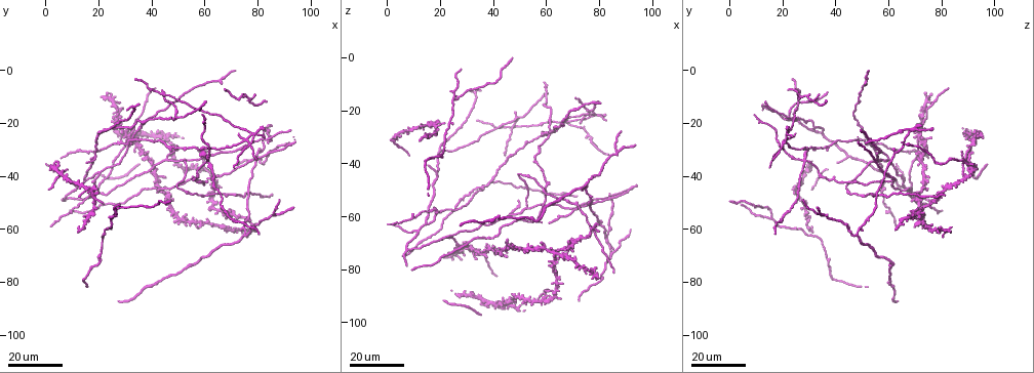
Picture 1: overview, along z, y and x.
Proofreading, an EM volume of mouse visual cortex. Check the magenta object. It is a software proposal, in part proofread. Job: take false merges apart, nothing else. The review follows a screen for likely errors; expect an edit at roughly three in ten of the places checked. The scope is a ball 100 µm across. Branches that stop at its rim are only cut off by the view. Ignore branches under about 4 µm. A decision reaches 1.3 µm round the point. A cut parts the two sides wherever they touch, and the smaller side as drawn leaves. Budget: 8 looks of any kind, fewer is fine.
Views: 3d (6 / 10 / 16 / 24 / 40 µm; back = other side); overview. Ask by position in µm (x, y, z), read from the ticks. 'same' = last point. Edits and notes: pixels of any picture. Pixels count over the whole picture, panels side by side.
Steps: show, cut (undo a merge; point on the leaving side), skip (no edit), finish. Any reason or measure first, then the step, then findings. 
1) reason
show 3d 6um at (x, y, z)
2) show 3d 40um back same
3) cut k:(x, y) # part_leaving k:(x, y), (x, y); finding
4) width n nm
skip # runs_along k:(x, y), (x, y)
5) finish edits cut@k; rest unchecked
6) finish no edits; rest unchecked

three arms meet
show 3d 24um at (82, 23, 69)

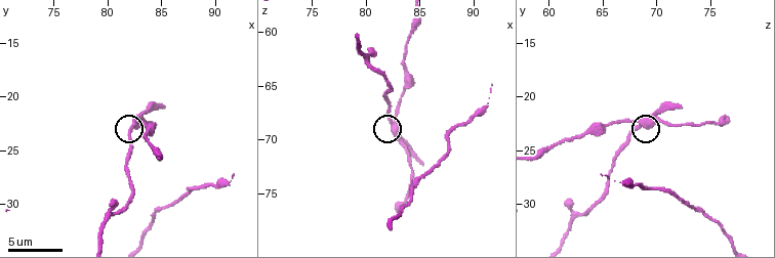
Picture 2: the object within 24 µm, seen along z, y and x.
show 3d 6um at (82.6, 22.4, 68.8)

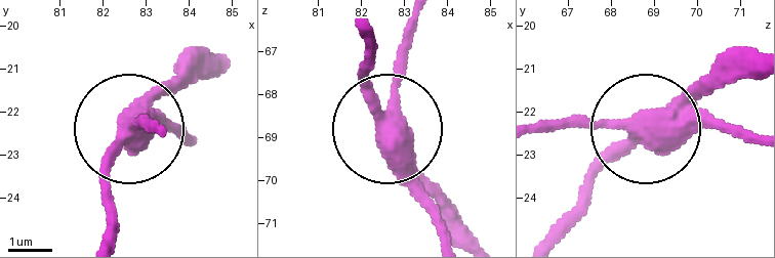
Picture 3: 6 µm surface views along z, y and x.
show 3d 6um back at (82.50, 22.55, 68.80)

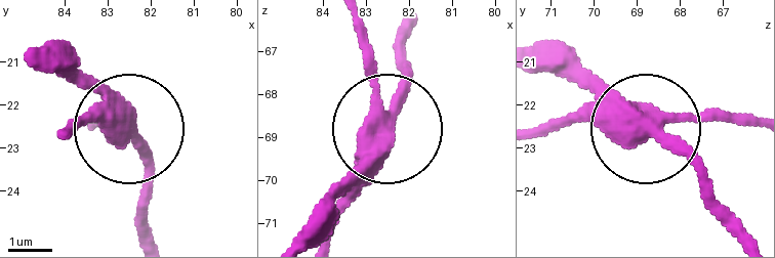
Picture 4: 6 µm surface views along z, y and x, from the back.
side_arm 9 um
cut 4:(90, 120) # part_leaving 4:(373, 144), (362, 27); a second cell is stuck on

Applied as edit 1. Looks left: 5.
show overview

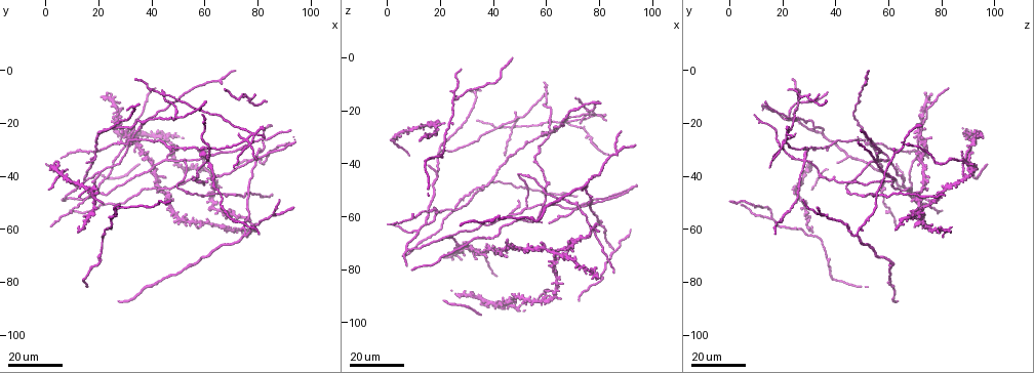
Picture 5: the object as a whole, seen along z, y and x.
small branch off a trunk
show 3d 24um at (62, 41, 89)

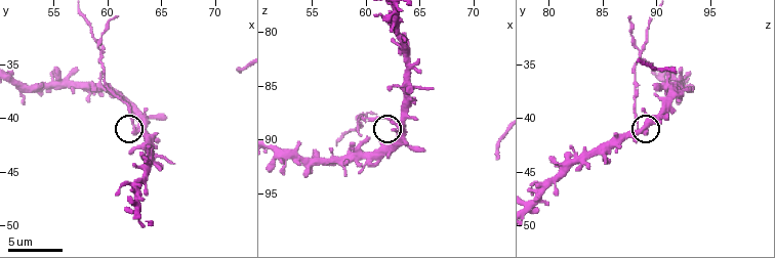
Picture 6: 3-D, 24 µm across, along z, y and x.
show 3d 10um at (63.0, 41.2, 88.8)

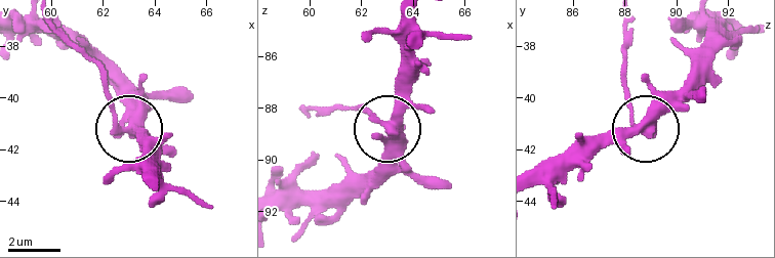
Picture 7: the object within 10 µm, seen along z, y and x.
arms 3
cut 7:(365, 108) # part_leaving 7:(370, 117), (363, 106), (303, 106); two cells meet here

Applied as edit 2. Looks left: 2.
finish edits cut@4, cut@7; rest unchecked

